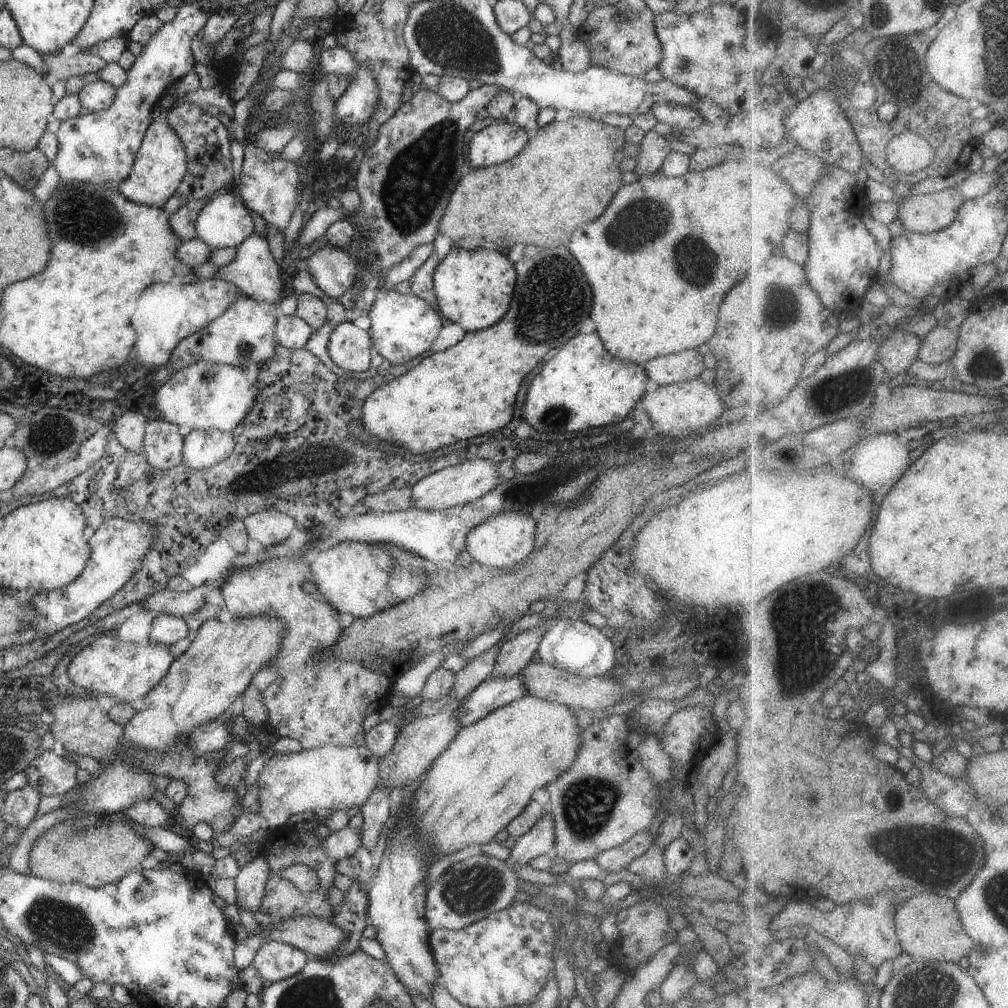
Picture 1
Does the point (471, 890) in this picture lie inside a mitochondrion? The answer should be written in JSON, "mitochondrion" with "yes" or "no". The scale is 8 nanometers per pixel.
{"mitochondrion":"yes"}

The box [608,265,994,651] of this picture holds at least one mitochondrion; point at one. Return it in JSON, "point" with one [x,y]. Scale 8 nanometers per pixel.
{"point":[837,387]}

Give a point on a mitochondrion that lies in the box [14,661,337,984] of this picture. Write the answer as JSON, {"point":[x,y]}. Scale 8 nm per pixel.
{"point":[66,928]}

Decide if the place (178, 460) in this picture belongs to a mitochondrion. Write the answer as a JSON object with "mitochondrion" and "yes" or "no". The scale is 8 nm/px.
{"mitochondrion":"no"}

